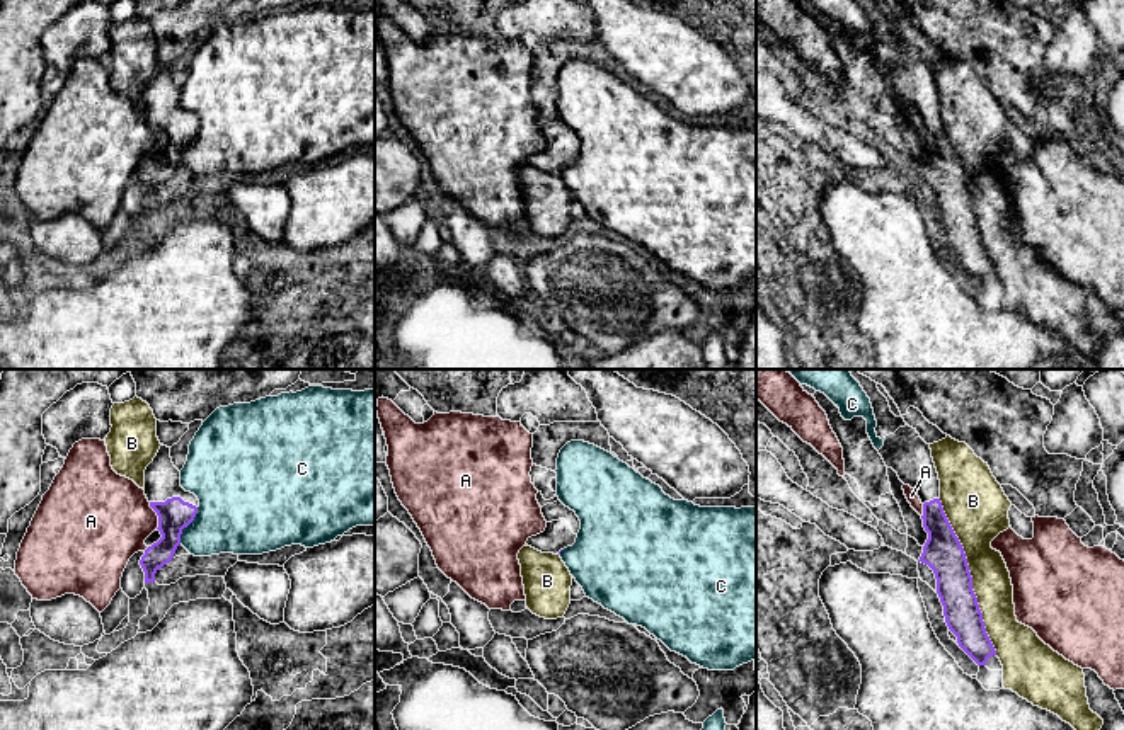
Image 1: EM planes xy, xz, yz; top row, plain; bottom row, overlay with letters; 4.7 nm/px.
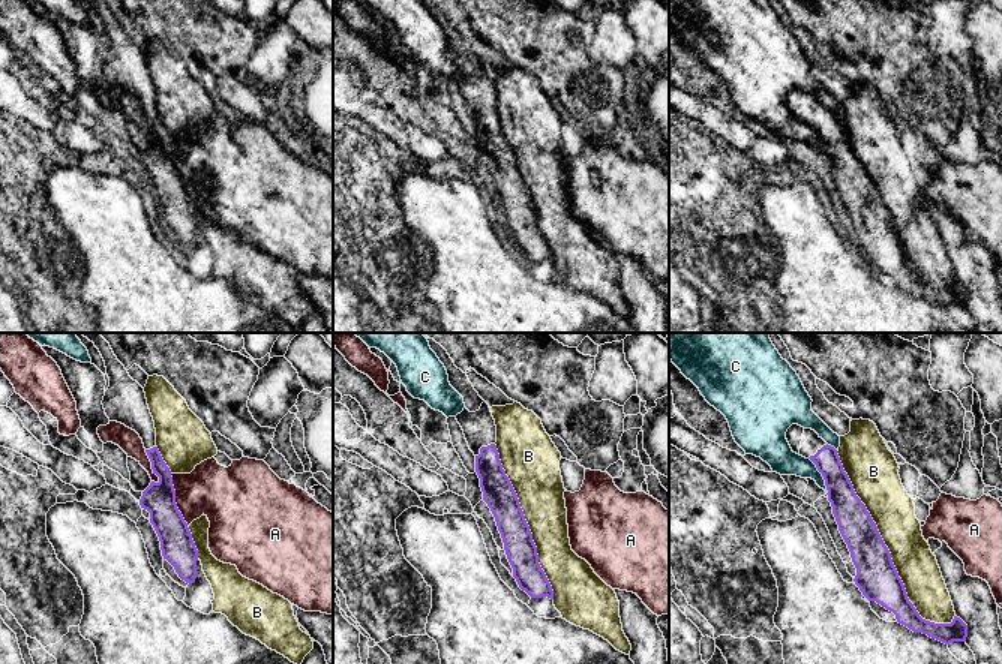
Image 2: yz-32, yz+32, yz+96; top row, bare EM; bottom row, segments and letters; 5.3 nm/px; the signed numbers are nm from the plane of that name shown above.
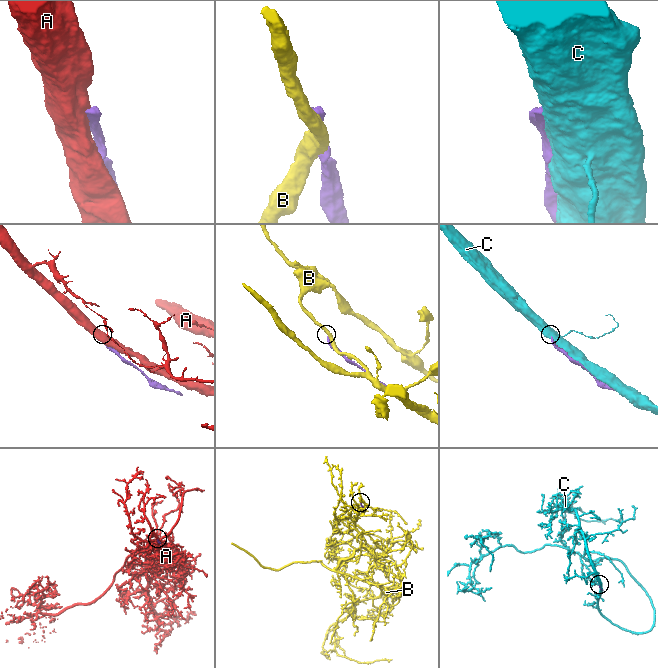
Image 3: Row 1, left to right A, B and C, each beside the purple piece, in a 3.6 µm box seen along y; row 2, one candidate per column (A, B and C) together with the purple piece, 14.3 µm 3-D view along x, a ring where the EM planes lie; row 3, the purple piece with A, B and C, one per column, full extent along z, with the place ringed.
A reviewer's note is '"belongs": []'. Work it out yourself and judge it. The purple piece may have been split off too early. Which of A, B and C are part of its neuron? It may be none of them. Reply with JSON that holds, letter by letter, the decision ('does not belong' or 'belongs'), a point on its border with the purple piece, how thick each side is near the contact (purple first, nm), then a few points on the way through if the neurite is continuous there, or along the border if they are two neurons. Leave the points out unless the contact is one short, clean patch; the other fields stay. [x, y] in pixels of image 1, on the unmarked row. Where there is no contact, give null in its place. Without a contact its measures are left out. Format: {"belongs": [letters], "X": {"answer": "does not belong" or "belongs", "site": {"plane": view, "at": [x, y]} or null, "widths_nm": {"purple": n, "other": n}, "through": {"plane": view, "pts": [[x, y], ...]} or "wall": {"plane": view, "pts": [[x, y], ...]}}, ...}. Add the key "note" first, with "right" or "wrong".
{"note": "right", "belongs": [], "A": {"answer": "does not belong", "site": {"plane": "xy", "at": [157, 133]}, "widths_nm": {"purple": 160, "other": 440}}, "B": {"answer": "does not belong", "site": {"plane": "yz", "at": [971, 196]}, "widths_nm": {"purple": 190, "other": 220}}, "C": {"answer": "does not belong", "site": {"plane": "xy", "at": [186, 145]}, "widths_nm": {"purple": 160, "other": 380}}}

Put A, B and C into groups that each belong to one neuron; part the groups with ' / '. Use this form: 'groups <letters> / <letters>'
groups A / B / C

